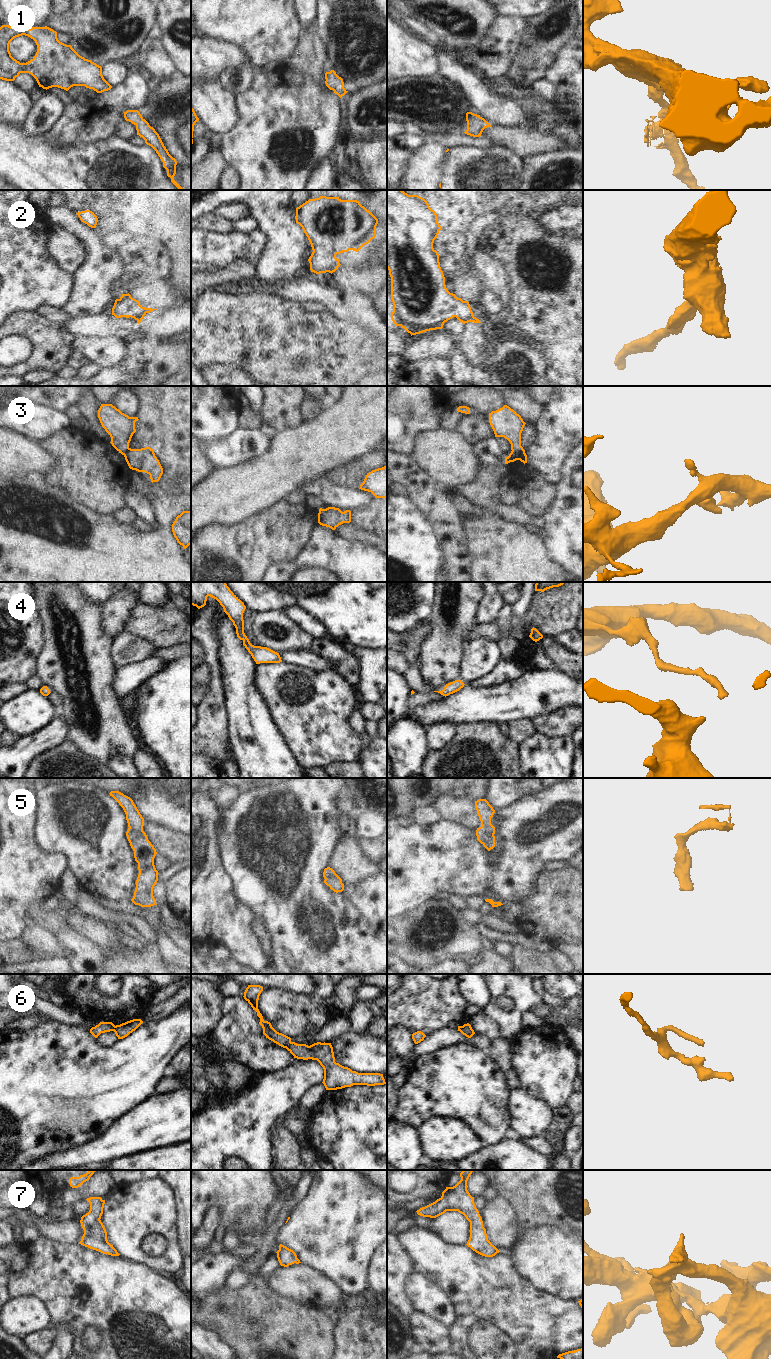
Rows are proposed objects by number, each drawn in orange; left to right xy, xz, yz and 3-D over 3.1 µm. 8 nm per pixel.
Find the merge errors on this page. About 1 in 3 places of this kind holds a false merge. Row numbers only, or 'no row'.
3

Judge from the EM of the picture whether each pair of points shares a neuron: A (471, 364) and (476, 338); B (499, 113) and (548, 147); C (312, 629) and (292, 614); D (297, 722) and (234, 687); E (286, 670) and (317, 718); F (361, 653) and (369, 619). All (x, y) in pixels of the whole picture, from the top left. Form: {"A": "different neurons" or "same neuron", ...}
{"A": "same neuron", "B": "different neurons", "C": "same neuron", "D": "different neurons", "E": "same neuron", "F": "different neurons"}

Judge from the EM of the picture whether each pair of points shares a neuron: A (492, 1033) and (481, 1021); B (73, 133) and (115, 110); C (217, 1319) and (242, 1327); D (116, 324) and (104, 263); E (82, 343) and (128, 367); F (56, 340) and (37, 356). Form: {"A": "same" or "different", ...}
{"A": "same", "B": "same", "C": "same", "D": "different", "E": "same", "F": "same"}

